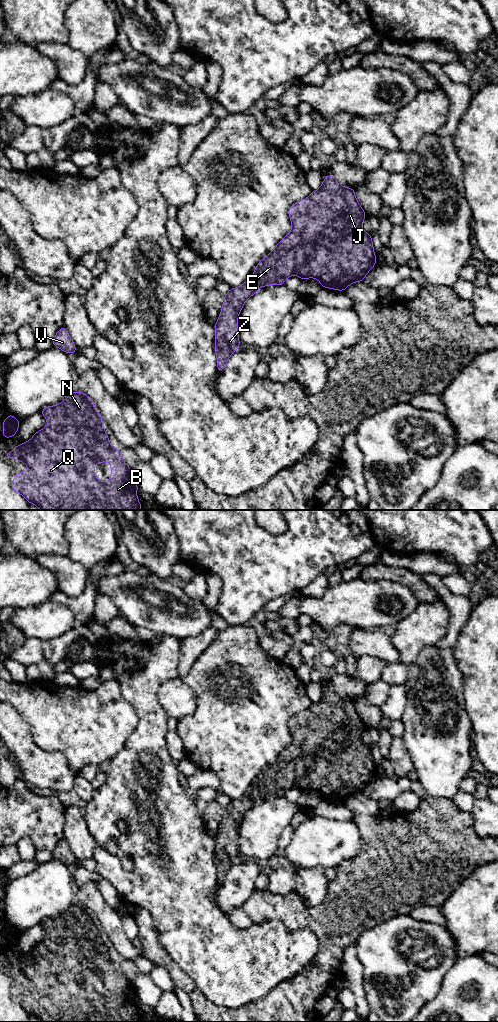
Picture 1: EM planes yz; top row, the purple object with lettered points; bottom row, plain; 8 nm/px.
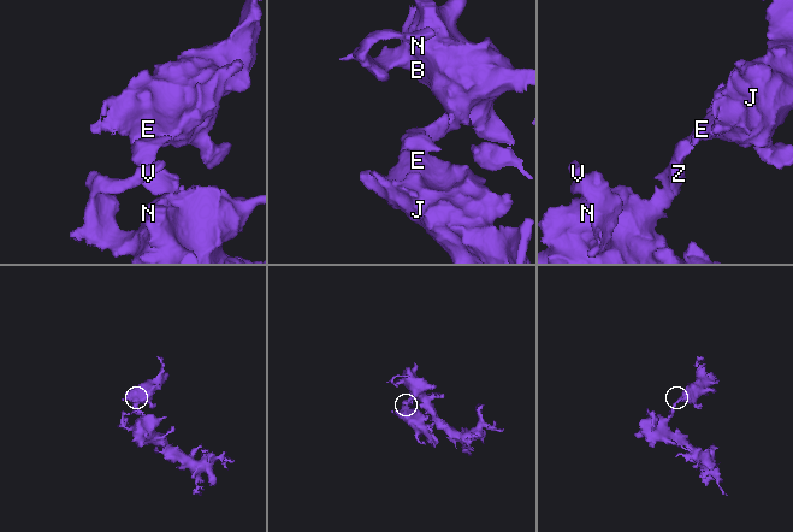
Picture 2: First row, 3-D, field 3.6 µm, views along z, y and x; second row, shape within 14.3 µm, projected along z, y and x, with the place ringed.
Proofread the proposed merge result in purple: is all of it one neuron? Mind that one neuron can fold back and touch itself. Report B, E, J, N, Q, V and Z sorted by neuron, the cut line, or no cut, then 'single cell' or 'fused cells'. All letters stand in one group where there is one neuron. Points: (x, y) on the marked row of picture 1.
B E J N Q V Z; no cut; single cell

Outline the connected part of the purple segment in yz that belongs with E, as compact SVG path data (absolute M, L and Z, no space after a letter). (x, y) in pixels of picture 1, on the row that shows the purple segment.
M331 173L323 180L323 184L318 190L312 191L309 197L293 204L289 208L289 217L292 223L291 232L276 245L276 248L271 253L259 262L249 280L240 287L231 288L224 296L224 304L215 324L215 352L218 371L222 371L225 368L229 357L236 349L240 348L238 315L246 300L255 294L260 287L271 284L284 285L288 277L297 275L302 280L310 277L318 279L323 288L344 291L351 283L363 281L366 274L377 263L372 237L362 228L366 214L355 197L355 190L342 187Z

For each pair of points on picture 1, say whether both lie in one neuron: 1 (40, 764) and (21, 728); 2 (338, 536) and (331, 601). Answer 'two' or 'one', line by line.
1: one
2: two

